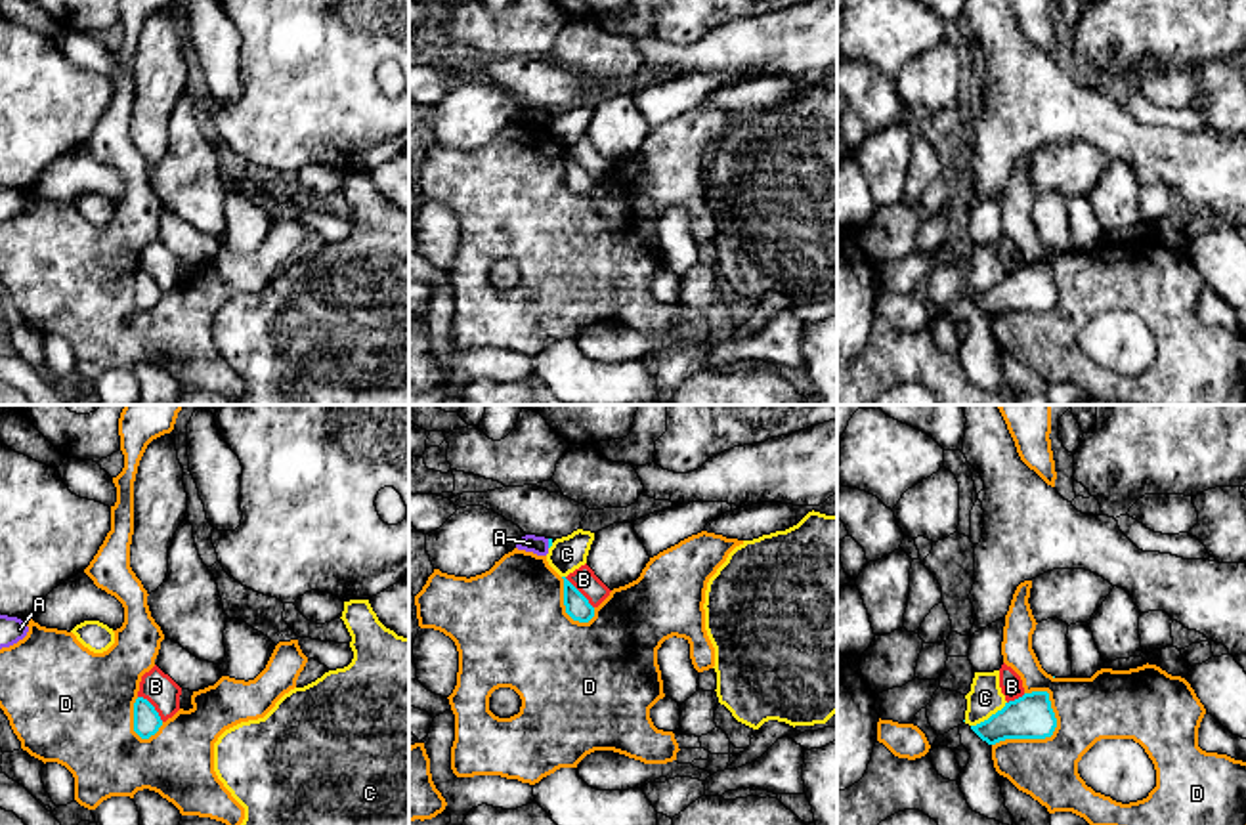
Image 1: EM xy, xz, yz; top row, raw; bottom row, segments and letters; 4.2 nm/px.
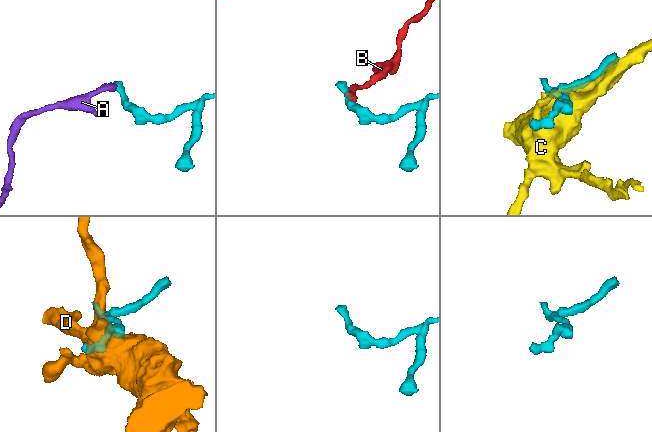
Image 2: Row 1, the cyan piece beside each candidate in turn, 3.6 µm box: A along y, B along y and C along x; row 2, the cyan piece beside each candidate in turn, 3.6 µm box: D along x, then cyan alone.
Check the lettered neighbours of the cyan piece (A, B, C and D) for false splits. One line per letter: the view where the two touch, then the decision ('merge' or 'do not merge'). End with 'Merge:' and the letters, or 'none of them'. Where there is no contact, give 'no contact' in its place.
A: xz | do not merge
B: xy | do not merge
C: yz | do not merge
D: yz | do not merge
Merge: none of them

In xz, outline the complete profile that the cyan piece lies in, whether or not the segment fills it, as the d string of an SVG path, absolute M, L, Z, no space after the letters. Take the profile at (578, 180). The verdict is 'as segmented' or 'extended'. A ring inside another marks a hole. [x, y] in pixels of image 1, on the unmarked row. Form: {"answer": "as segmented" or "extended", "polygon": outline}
{"answer": "as segmented", "polygon": "M564 151L564 178L566 185L579 195L589 195L594 189L594 180L589 172L566 151Z"}

